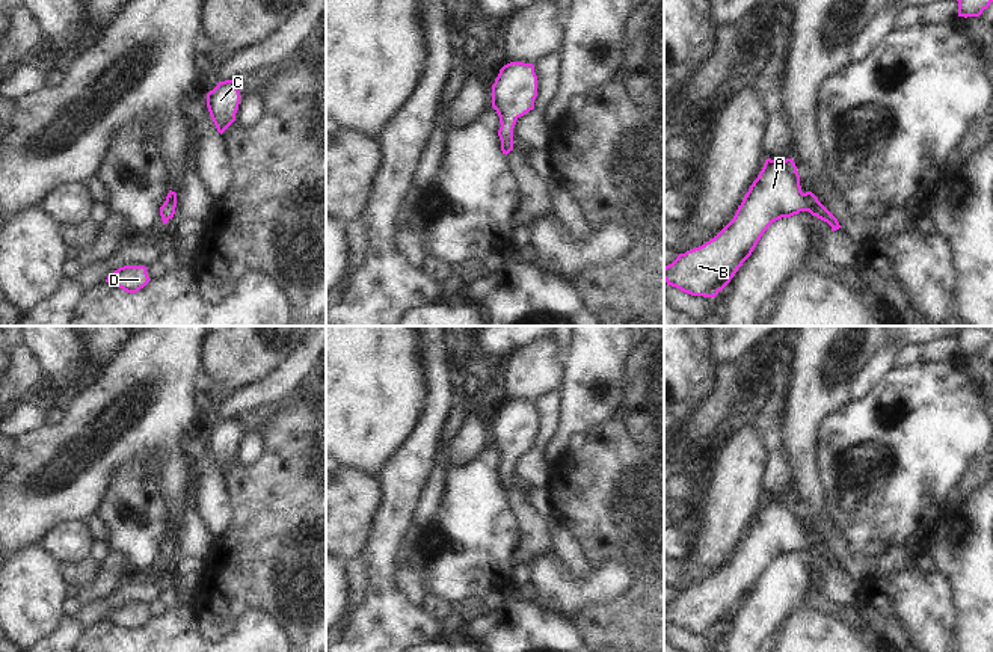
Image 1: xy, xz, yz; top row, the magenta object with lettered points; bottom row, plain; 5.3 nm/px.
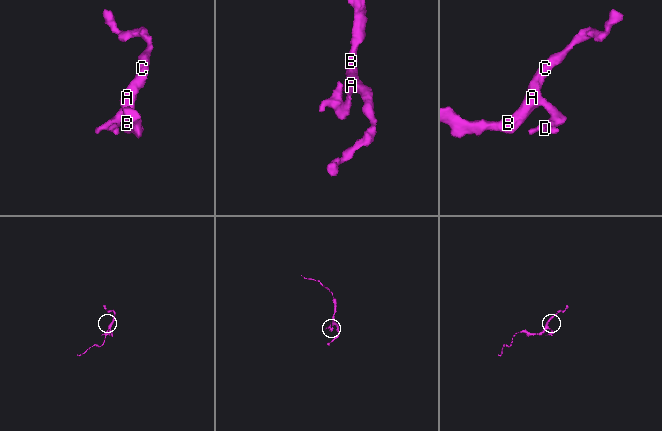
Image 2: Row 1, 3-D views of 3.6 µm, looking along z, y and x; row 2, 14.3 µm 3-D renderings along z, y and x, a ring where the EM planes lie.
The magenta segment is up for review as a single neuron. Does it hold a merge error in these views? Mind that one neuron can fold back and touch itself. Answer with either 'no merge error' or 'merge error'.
no merge error

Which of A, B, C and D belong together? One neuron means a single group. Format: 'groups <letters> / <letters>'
groups A B C D

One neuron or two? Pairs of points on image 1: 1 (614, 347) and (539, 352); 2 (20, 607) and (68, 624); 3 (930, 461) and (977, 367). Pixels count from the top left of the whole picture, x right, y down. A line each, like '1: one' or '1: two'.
1: two
2: two
3: two

